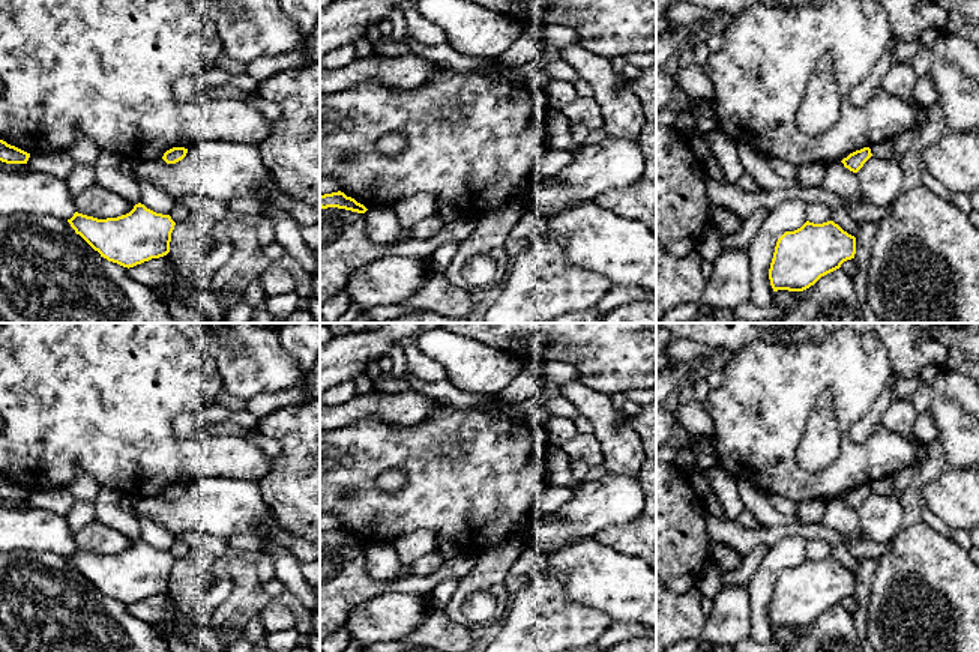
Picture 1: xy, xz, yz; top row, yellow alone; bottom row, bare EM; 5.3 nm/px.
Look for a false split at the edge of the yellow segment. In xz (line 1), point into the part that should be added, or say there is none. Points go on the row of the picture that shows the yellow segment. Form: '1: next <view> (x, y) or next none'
1: next none

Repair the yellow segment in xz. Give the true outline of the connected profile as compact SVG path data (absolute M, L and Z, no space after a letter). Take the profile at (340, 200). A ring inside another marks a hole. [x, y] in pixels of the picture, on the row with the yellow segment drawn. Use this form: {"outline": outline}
{"outline": "M341 191L320 195L320 207L321 209L338 207L338 209L357 212L357 213L365 213L368 210L363 204L357 203L351 197L347 197Z"}

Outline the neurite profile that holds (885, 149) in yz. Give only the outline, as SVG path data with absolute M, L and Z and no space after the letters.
M890 138L890 140L872 144L869 149L872 156L875 158L893 159L895 141L893 138Z

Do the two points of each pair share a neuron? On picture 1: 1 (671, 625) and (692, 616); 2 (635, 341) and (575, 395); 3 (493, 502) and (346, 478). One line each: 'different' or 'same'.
1: same
2: different
3: same

